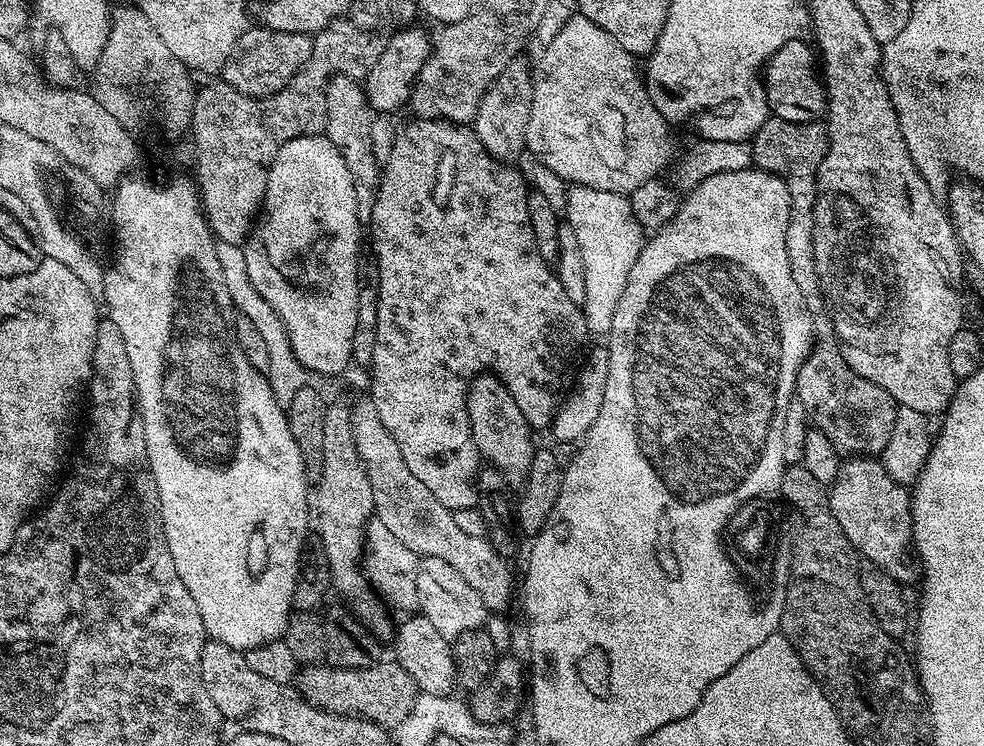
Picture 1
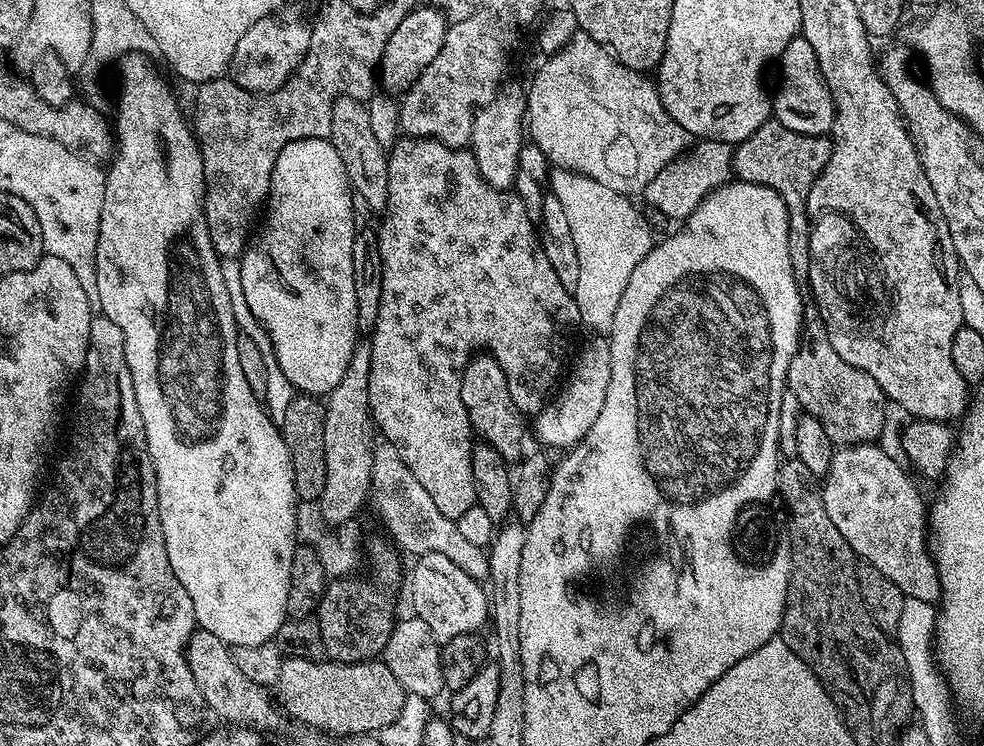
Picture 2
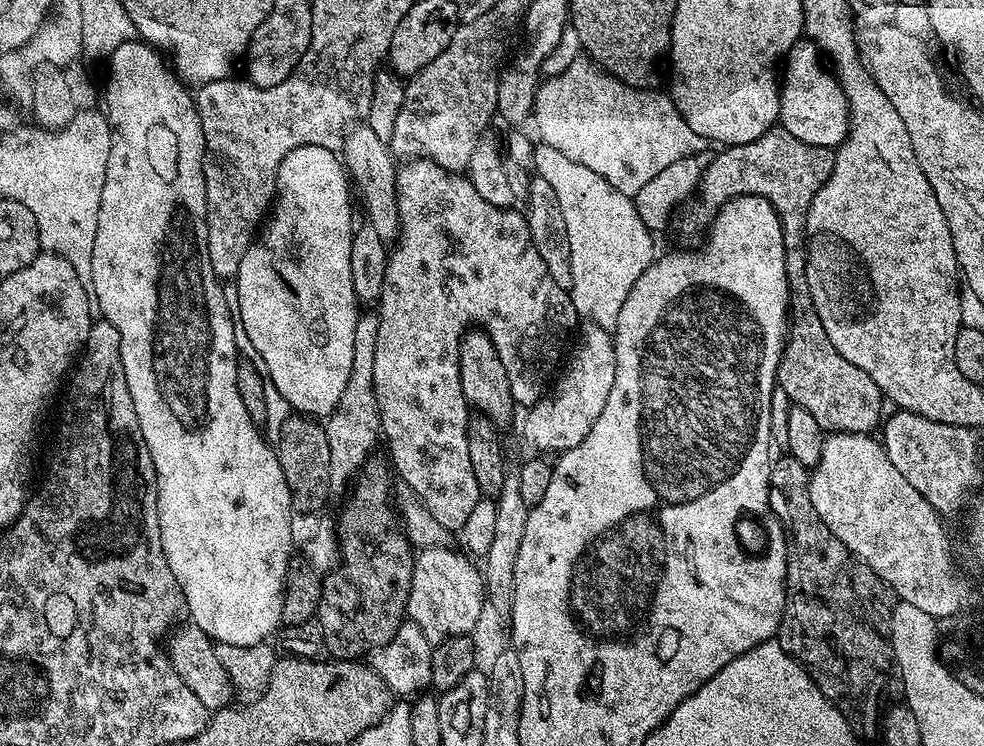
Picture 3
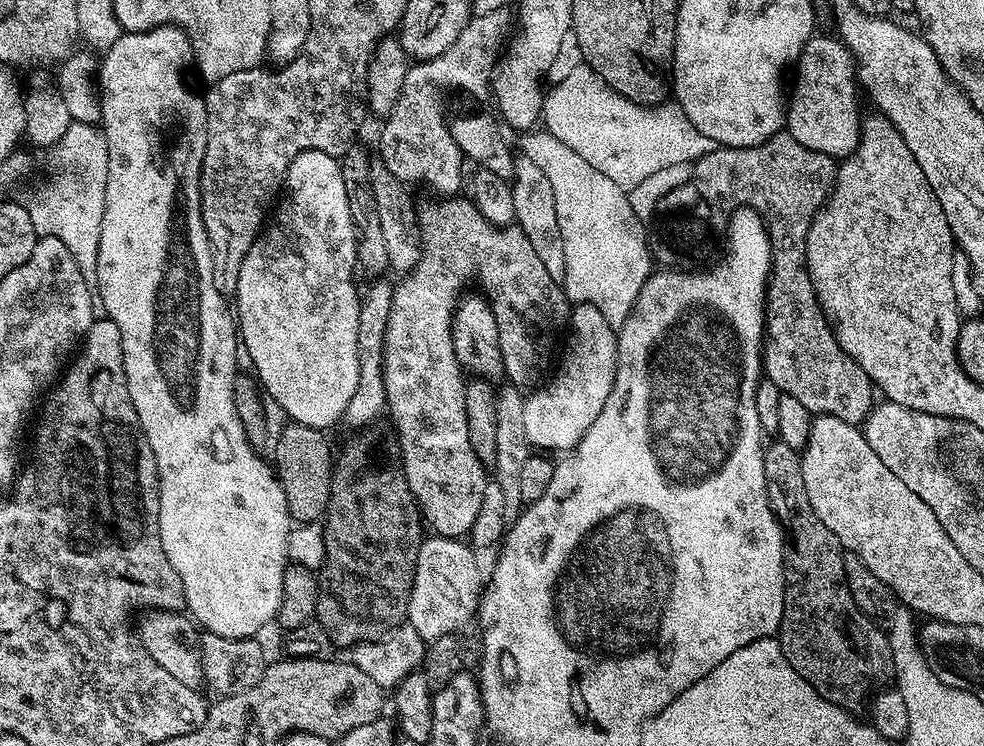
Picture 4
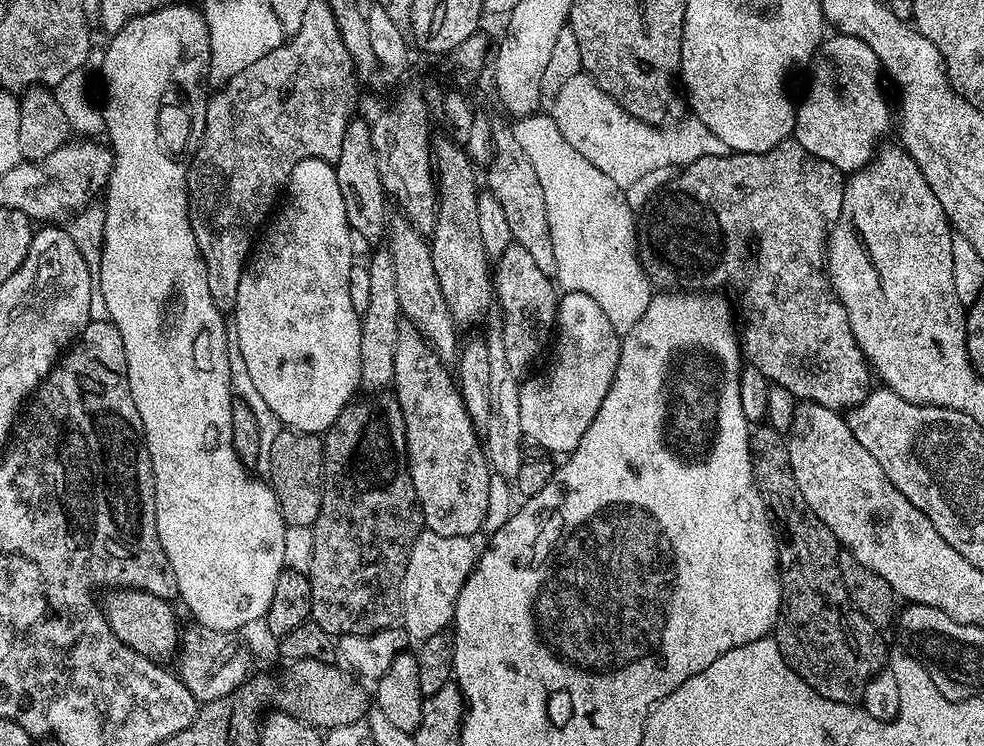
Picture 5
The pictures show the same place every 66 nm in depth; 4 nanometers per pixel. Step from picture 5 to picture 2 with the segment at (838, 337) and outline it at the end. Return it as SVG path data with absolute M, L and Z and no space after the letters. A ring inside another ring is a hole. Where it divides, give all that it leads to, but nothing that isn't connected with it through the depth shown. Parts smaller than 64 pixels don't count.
M770 118L750 138L735 145L732 153L732 171L741 180L749 180L752 184L761 184L774 190L786 202L788 211L788 237L790 238L790 262L797 281L808 279L808 229L810 213L808 199L814 182L820 172L830 162L832 140L828 136L811 136L798 134L794 130L786 130L782 122ZM815 310L804 313L800 350L794 354L788 367L786 388L798 398L801 409L807 415L822 422L833 446L874 444L883 434L883 423L886 422L884 392L870 374L842 362L842 358L834 354L828 331L820 320L820 313Z

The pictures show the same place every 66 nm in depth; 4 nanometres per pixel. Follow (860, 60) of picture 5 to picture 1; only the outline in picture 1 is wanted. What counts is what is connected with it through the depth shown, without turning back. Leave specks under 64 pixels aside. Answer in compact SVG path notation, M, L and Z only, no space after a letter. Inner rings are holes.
M803 39L786 42L786 46L774 53L762 69L769 113L786 122L820 120L826 112L826 93L818 75L818 60L813 49L808 49L804 43Z

